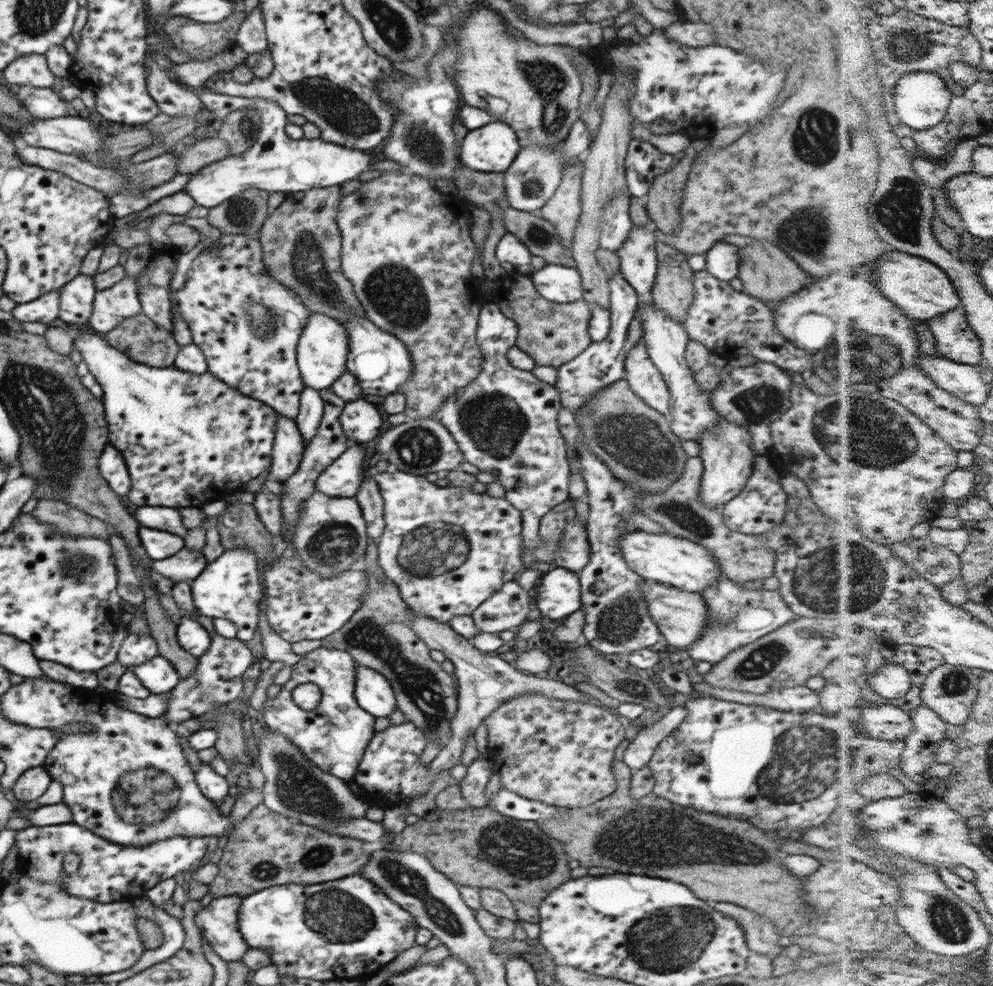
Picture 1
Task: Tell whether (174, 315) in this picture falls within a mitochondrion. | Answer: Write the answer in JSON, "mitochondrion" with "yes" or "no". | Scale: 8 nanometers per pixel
{"mitochondrion":"no"}

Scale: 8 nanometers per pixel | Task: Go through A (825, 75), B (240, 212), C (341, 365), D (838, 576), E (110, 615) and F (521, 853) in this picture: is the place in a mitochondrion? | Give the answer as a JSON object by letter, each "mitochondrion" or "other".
{"A":"other","B":"mitochondrion","C":"other","D":"mitochondrion","E":"other","F":"mitochondrion"}

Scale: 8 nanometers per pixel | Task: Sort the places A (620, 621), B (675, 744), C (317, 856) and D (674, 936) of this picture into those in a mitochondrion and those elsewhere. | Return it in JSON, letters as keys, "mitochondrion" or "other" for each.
{"A":"mitochondrion","B":"other","C":"mitochondrion","D":"mitochondrion"}

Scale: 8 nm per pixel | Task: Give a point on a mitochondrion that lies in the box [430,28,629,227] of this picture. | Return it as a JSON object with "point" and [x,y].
{"point":[549,82]}

